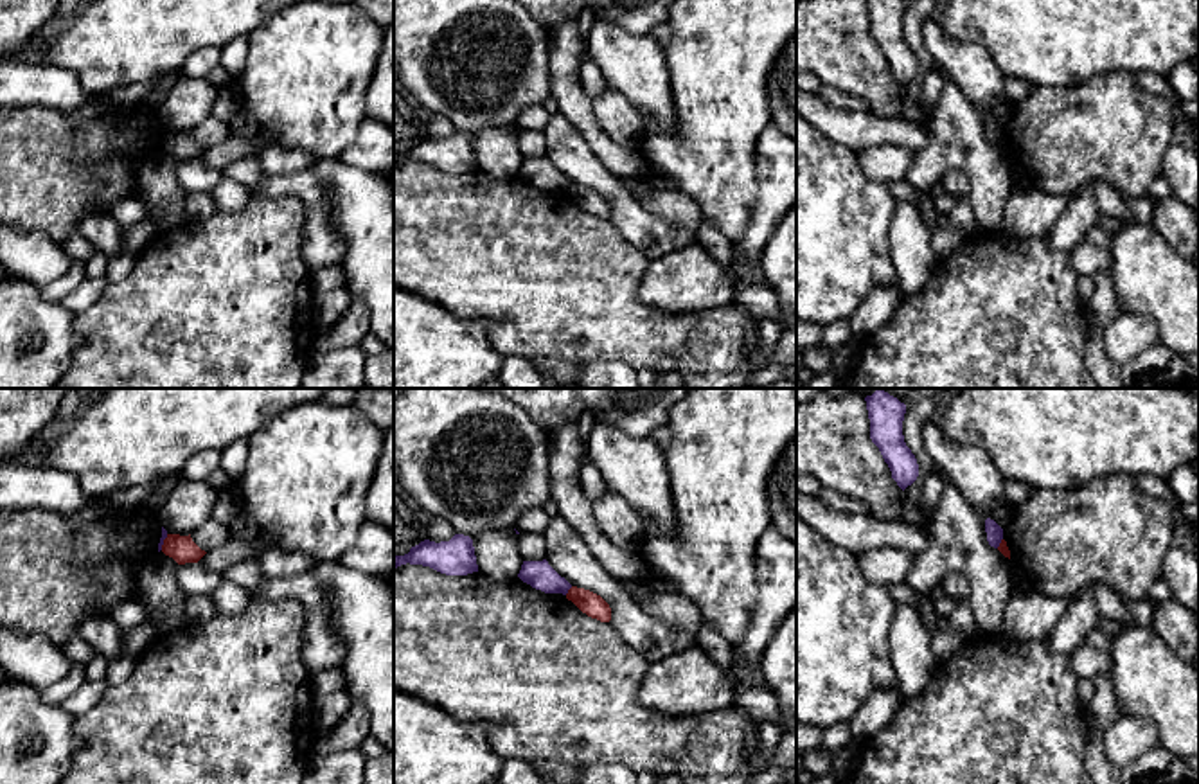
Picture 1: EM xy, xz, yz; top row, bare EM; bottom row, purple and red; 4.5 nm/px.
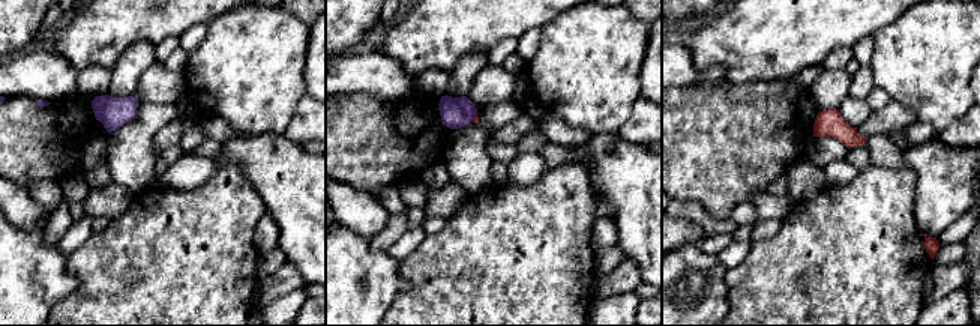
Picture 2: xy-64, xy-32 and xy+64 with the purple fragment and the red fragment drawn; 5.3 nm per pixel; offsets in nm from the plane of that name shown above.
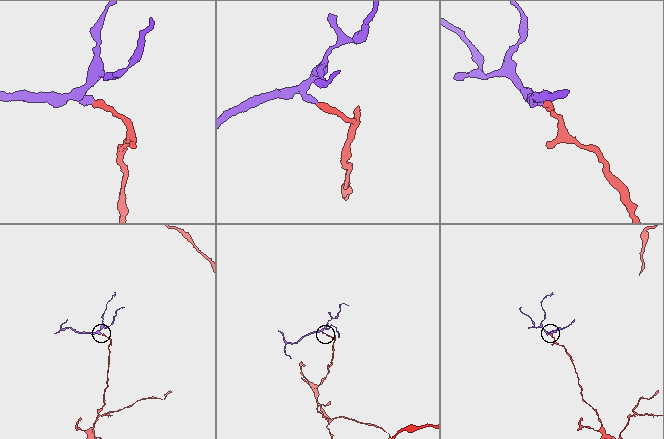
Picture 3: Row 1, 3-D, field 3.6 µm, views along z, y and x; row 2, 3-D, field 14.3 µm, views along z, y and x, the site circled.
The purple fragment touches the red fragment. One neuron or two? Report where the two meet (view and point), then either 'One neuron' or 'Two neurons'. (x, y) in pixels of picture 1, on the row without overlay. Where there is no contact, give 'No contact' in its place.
Touches purple at xz (568, 186). Two neurons

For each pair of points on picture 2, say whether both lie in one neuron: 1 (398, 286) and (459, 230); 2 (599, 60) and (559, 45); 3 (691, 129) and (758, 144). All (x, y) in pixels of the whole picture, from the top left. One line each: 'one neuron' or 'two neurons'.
1: two neurons
2: one neuron
3: one neuron

